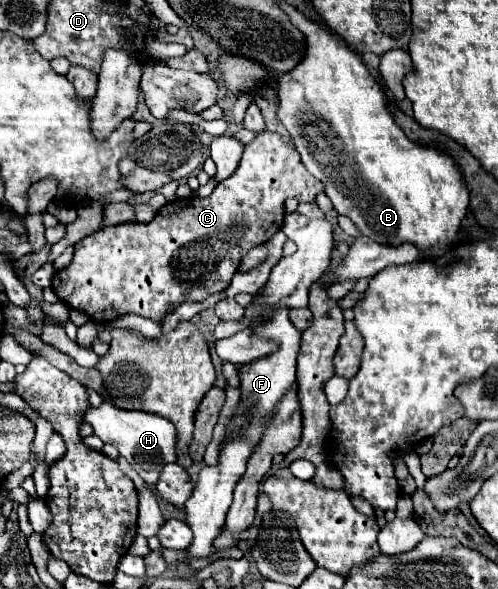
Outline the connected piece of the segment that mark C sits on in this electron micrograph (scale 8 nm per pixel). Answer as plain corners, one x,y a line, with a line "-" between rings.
263,130
255,140
245,144
239,168
233,176
219,182
211,196
187,200
177,198
165,204
149,224
129,222
107,226
83,238
75,244
71,264
65,270
55,272
51,288
63,304
87,314
101,326
123,314
139,314
161,324
165,316
183,302
203,302
205,298
227,290
241,258
253,246
267,242
281,228
285,200
297,198
297,202
313,202
319,192
325,192
325,184
307,172
293,138
285,142
281,134

